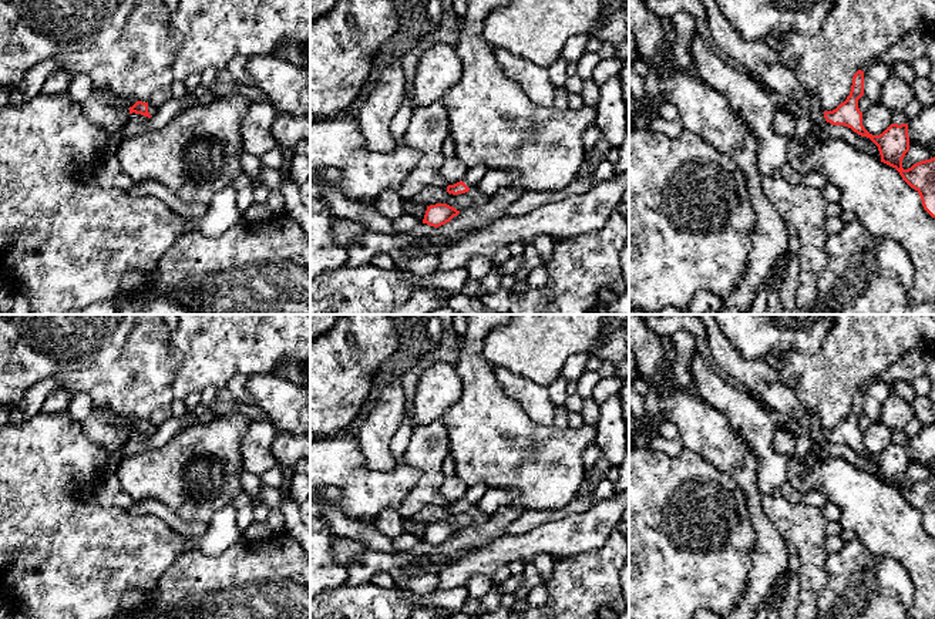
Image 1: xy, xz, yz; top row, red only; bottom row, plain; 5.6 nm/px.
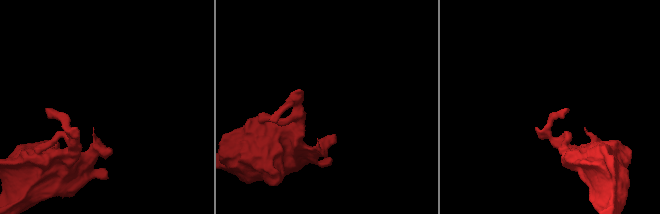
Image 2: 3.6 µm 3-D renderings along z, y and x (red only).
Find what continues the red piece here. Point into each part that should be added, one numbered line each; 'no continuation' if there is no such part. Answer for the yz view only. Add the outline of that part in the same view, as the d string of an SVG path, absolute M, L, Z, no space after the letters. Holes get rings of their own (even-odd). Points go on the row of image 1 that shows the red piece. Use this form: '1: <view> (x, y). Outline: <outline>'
no continuation

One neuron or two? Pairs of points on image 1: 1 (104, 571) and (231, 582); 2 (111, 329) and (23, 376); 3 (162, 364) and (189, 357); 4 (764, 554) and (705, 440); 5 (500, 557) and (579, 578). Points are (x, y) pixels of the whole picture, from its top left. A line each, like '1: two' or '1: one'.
1: two
2: one
3: two
4: one
5: two

